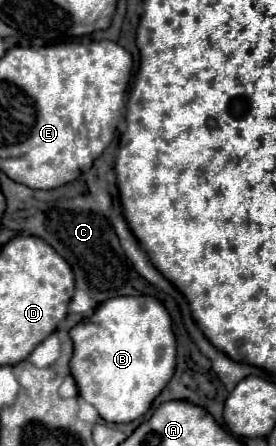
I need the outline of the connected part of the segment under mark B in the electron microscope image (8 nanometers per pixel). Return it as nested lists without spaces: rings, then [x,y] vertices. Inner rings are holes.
[[[151,295],[137,297],[113,297],[101,303],[95,313],[69,331],[75,351],[71,359],[71,375],[79,387],[83,401],[93,405],[101,419],[107,423],[131,423],[143,417],[153,399],[165,389],[175,369],[175,335],[171,329],[171,317],[163,303]]]

